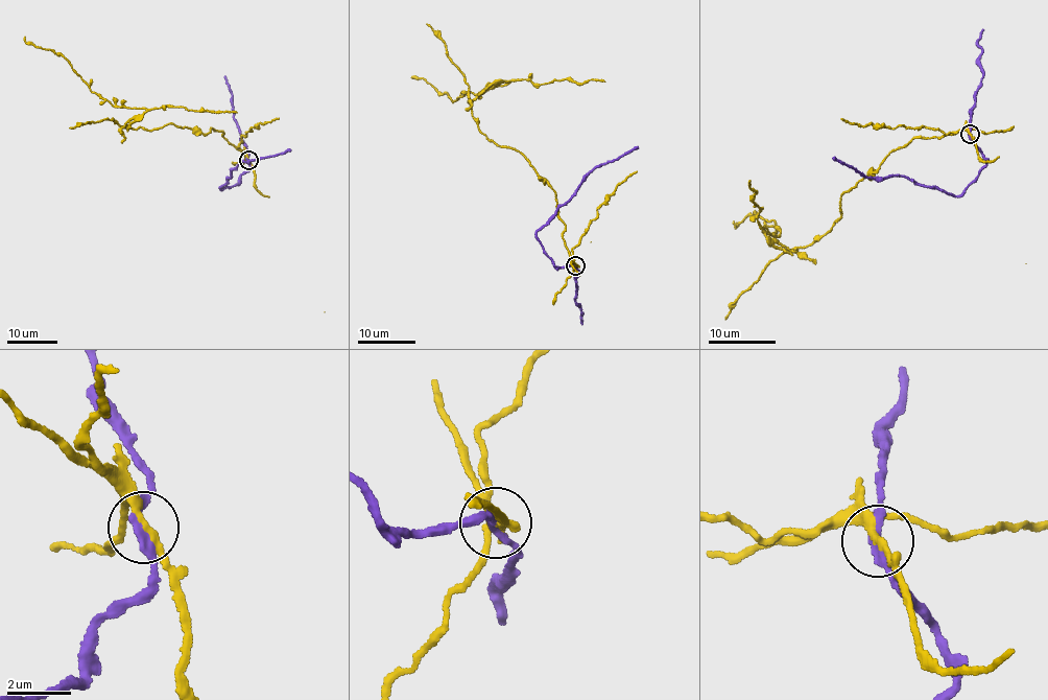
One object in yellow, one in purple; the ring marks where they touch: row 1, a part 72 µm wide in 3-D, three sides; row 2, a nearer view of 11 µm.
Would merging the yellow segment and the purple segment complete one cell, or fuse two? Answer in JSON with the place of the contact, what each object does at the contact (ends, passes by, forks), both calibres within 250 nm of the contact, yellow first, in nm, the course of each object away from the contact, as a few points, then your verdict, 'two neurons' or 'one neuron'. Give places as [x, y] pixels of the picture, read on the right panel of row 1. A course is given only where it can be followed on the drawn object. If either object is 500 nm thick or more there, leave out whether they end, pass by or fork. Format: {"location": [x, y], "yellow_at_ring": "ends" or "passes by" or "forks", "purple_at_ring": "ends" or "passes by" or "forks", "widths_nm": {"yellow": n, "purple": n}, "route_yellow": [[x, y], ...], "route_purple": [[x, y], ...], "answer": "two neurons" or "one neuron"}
{"location": [970, 134], "yellow_at_ring": "passes by", "purple_at_ring": "passes by", "widths_nm": {"yellow": 200, "purple": 280}, "route_yellow": [[970, 134], [894, 149], [841, 196], [828, 233], [795, 252], [769, 238], [771, 220], [733, 220]], "route_purple": [[970, 134], [986, 163], [960, 194], [921, 186], [894, 174], [866, 176], [851, 165], [833, 159]], "answer": "two neurons"}

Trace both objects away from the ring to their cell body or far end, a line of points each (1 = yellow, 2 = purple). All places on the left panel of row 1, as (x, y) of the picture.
1: (248, 160), (211, 127), (205, 134), (168, 123), (122, 127), (146, 111), (101, 99), (61, 54), (24, 36)
2: (248, 160), (249, 167), (243, 171), (239, 183), (221, 189), (242, 160), (290, 150)

